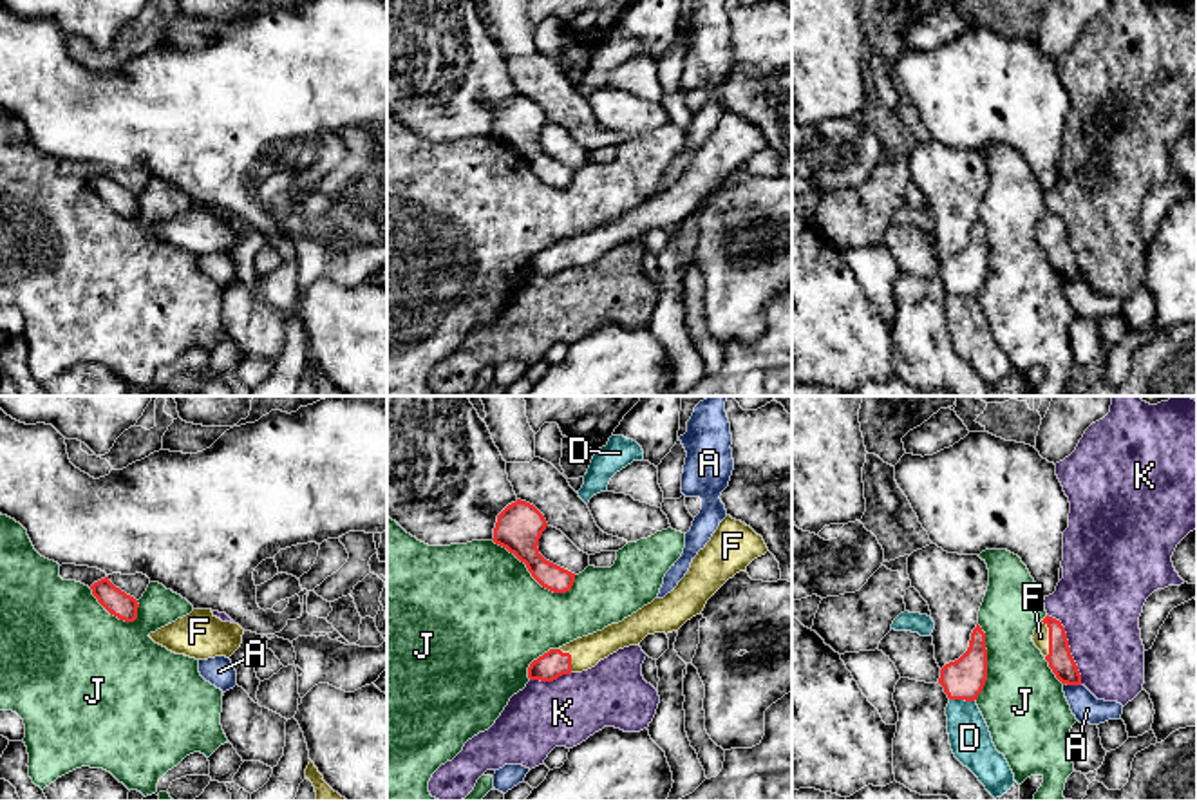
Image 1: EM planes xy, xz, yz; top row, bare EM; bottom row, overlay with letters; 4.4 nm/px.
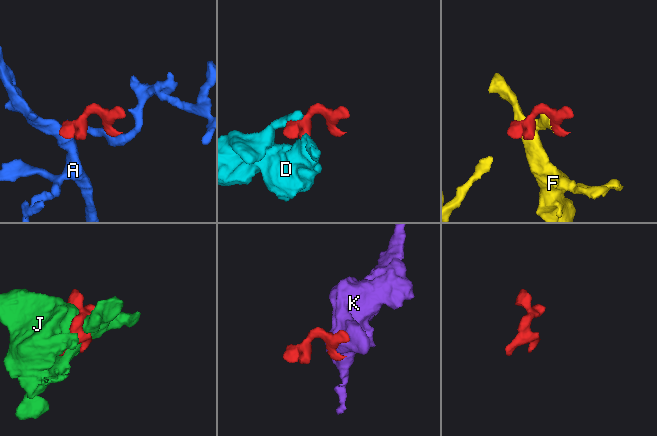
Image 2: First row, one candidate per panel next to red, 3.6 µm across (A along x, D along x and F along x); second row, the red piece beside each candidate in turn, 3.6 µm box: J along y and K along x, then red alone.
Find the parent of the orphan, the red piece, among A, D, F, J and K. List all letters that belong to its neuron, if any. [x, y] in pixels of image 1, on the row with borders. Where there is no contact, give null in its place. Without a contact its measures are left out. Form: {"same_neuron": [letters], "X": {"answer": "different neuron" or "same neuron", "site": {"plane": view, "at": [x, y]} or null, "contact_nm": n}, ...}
{"same_neuron": ["F"], "A": {"answer": "different neuron", "site": {"plane": "yz", "at": [1071, 684]}, "contact_nm": 80}, "D": {"answer": "different neuron", "site": {"plane": "yz", "at": [962, 698]}, "contact_nm": 110}, "F": {"answer": "same neuron", "site": {"plane": "yz", "at": [1049, 639]}, "contact_nm": 170}, "J": {"answer": "different neuron", "site": {"plane": "xz", "at": [530, 572]}, "contact_nm": 420}, "K": {"answer": "different neuron", "site": {"plane": "yz", "at": [1069, 648]}, "contact_nm": 360}}

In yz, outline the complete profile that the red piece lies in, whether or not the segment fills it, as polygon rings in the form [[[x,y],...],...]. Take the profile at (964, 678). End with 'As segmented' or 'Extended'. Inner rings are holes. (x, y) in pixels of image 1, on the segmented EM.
[[[976,624],[967,651],[940,669],[938,683],[949,700],[975,702],[987,680],[985,633]]]. As segmented

